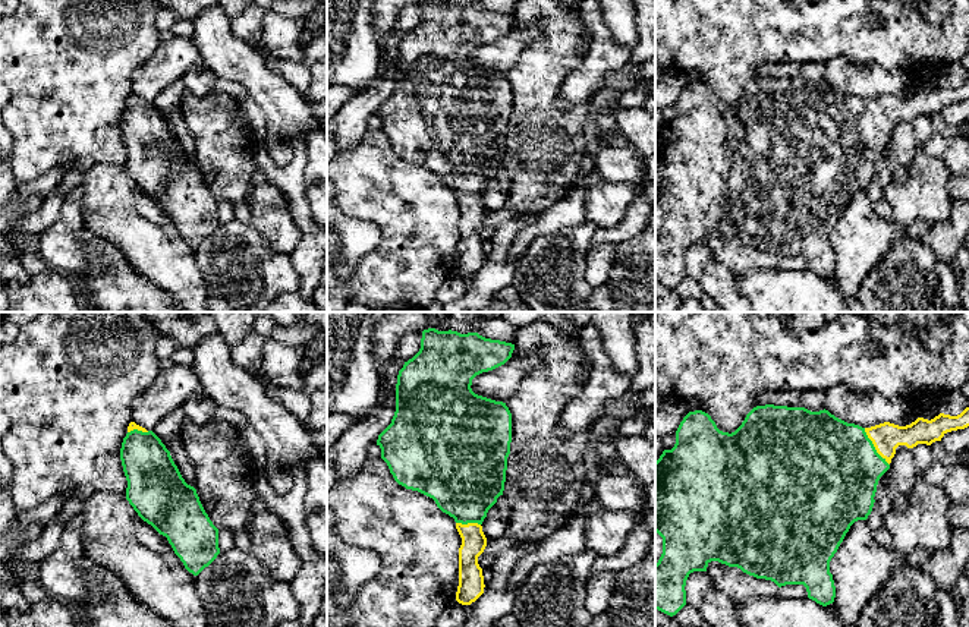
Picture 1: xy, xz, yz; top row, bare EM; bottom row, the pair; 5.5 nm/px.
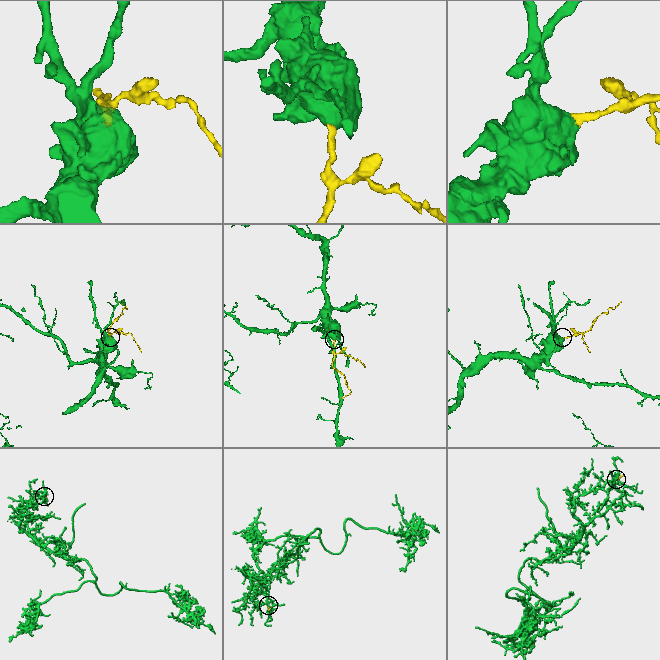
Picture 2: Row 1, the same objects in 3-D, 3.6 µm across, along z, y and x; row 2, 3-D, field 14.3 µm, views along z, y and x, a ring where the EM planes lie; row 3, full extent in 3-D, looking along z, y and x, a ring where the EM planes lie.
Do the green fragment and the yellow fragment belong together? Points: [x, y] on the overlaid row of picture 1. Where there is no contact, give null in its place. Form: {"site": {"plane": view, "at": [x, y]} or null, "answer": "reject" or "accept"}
{"site": {"plane": "yz", "at": [874, 447]}, "answer": "accept"}

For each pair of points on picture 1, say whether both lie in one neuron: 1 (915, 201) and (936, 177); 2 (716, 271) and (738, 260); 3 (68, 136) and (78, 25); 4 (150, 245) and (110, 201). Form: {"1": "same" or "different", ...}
{"1": "same", "2": "different", "3": "same", "4": "same"}

